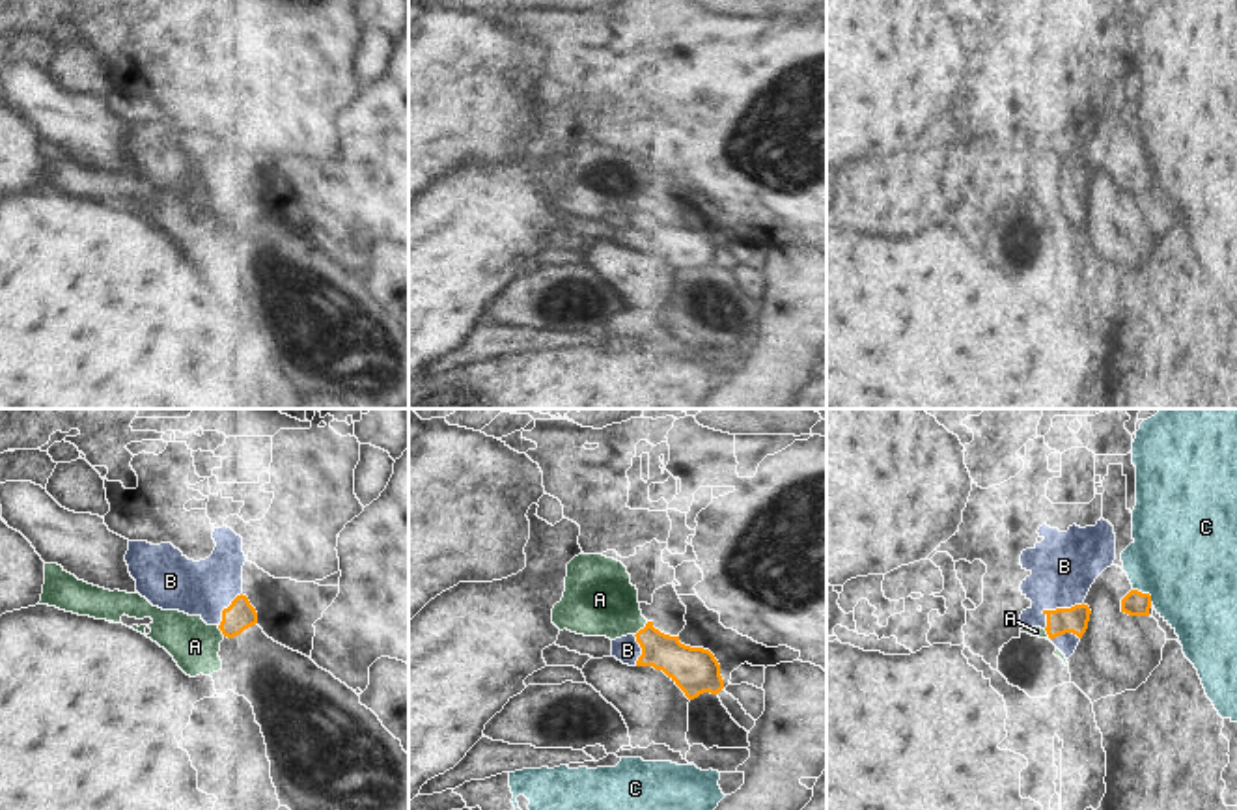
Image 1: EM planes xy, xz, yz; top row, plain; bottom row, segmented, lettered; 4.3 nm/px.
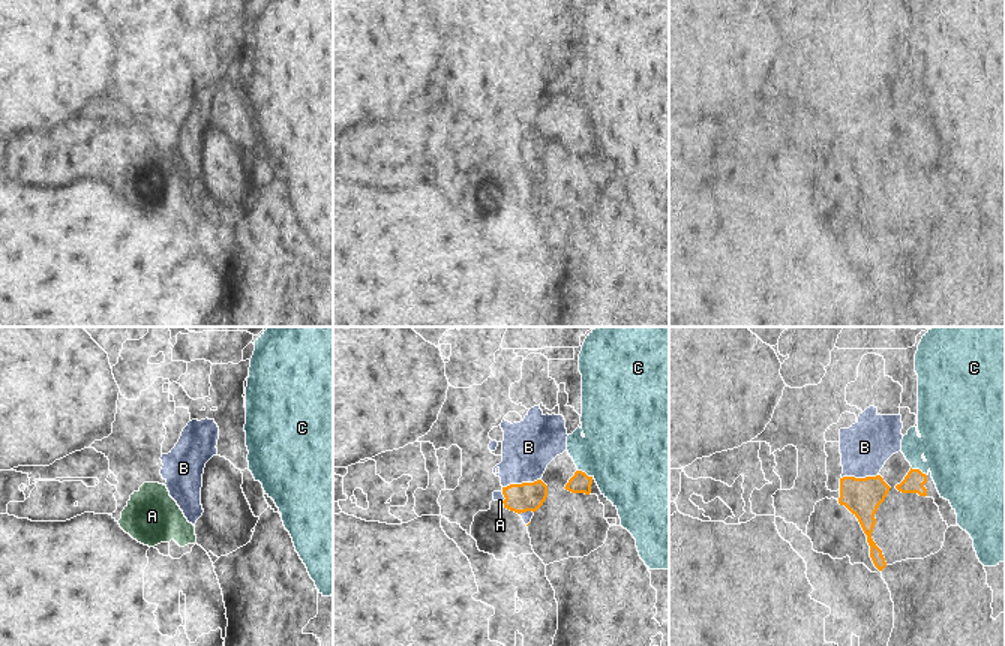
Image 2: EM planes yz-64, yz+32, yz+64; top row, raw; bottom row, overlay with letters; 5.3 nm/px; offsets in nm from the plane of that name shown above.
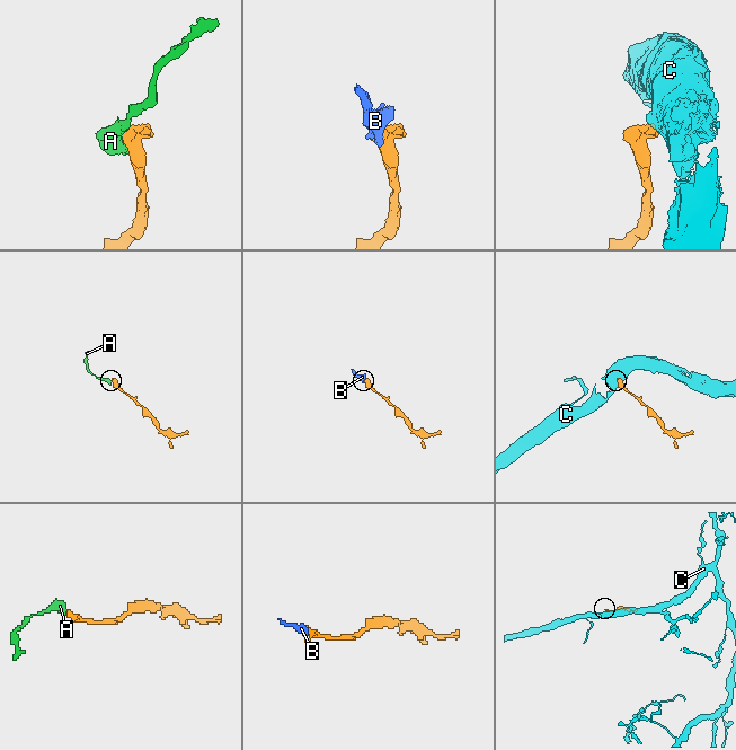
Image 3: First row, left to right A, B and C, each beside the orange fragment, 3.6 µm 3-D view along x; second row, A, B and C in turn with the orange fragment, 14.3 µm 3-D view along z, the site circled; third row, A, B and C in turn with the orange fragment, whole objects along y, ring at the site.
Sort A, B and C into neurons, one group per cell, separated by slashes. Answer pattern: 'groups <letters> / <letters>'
groups A / B / C

